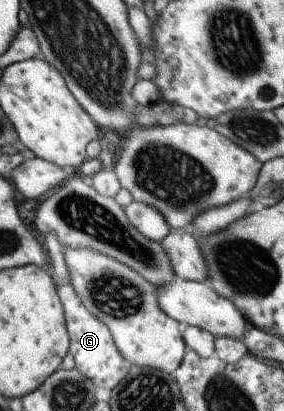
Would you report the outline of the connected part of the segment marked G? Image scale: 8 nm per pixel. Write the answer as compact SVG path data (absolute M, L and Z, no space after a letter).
M59 286L58 296L60 296L60 302L64 306L64 318L66 318L69 336L67 351L73 356L75 370L89 379L95 388L112 390L114 386L118 385L120 378L126 375L129 370L129 363L117 351L108 328L86 310L82 301L72 290L72 286Z

